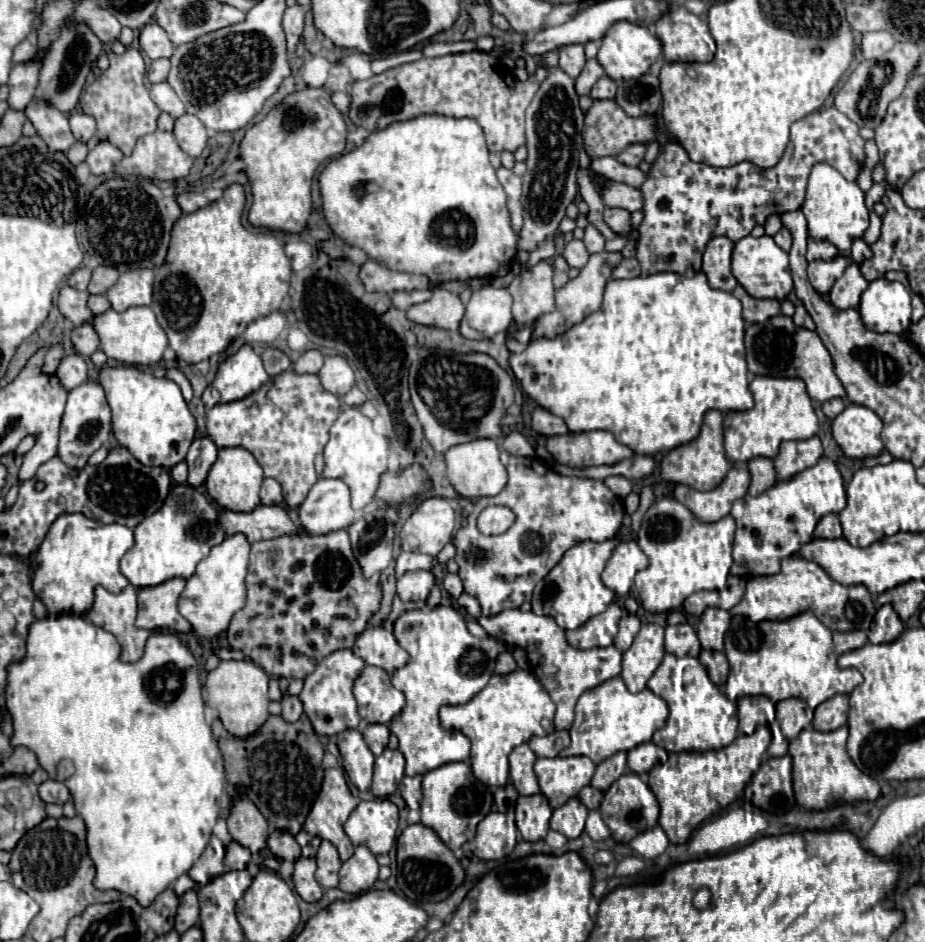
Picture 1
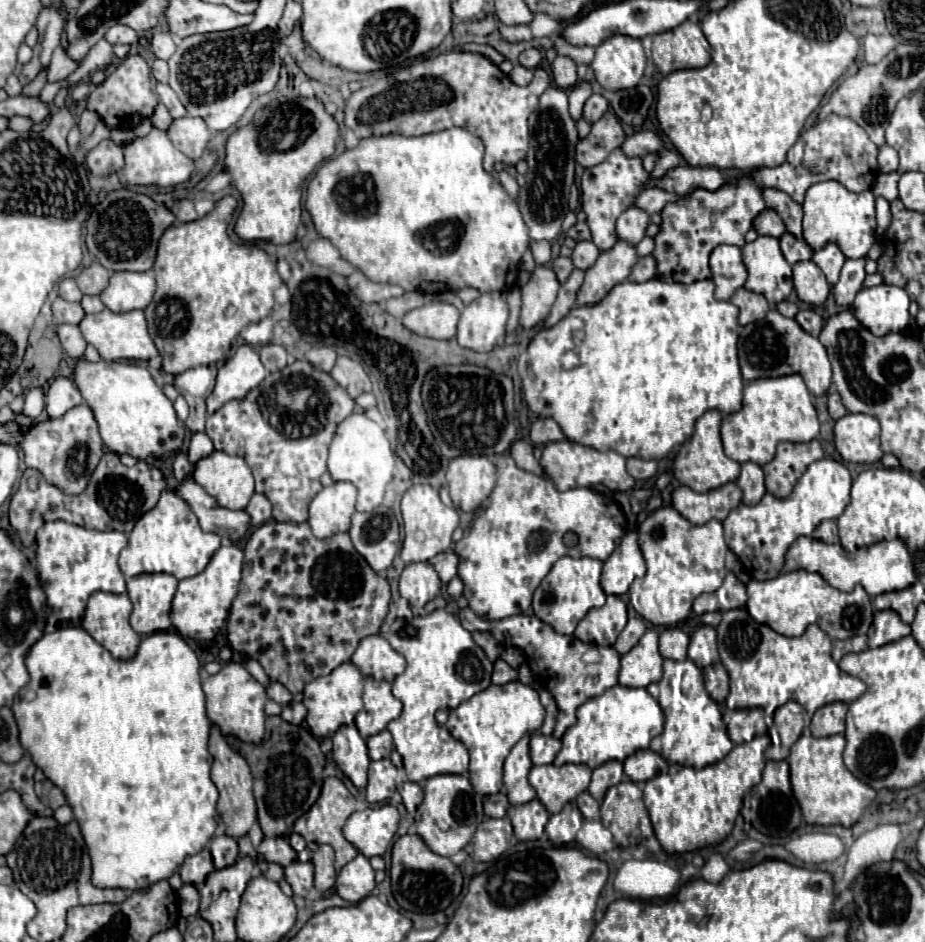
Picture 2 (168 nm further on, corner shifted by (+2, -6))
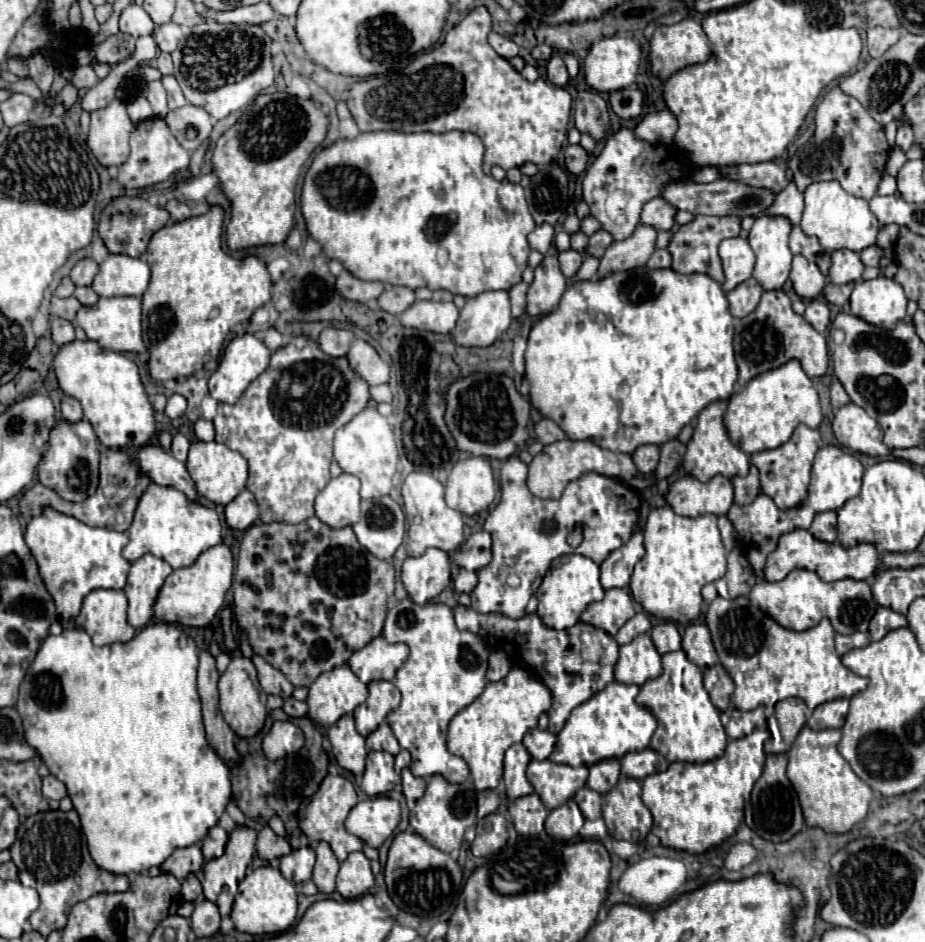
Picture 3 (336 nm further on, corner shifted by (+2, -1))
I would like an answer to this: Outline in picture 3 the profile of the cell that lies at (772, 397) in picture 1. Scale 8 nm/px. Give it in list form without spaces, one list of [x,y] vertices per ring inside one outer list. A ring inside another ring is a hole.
[[[788,361],[778,369],[766,371],[750,379],[740,391],[730,397],[724,415],[724,427],[730,441],[748,455],[780,447],[792,437],[792,431],[800,423],[808,425],[810,429],[818,429],[820,421],[822,411],[818,403],[818,393],[798,361]]]

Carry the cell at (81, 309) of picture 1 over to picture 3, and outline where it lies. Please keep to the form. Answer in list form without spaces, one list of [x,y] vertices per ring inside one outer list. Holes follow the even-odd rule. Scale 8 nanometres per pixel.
[[[52,297],[52,303],[50,303],[50,315],[62,317],[62,319],[68,319],[68,321],[74,321],[80,307],[82,307],[82,305],[80,305],[80,301],[78,301],[76,297],[68,297],[68,299]]]

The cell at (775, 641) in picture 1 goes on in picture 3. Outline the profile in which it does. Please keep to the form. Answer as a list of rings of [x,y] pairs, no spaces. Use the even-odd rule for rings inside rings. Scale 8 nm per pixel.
[[[716,597],[708,605],[706,625],[712,633],[712,641],[714,641],[718,657],[720,657],[720,663],[724,665],[724,669],[730,673],[730,677],[734,681],[732,703],[740,711],[750,711],[750,709],[756,709],[758,705],[774,707],[778,701],[788,699],[788,697],[804,699],[804,703],[810,709],[814,709],[832,699],[840,699],[840,697],[850,699],[852,695],[864,691],[868,685],[868,681],[864,677],[852,673],[850,669],[846,669],[842,665],[840,657],[834,651],[834,629],[828,619],[822,619],[816,627],[798,633],[798,631],[784,629],[772,617],[762,615],[762,611],[756,609],[746,597],[738,597],[732,601]]]

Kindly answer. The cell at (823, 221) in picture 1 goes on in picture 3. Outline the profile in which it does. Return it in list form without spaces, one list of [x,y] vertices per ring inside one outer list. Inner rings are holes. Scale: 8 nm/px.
[[[818,181],[804,191],[804,213],[800,227],[806,235],[818,237],[820,245],[828,251],[842,247],[862,251],[876,243],[876,235],[880,231],[880,223],[870,211],[868,201],[846,193],[838,181]]]

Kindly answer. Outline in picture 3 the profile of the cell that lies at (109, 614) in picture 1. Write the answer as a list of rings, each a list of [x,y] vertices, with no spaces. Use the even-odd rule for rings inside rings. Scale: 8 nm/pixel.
[[[94,589],[84,597],[76,623],[90,633],[94,645],[126,643],[136,635],[136,629],[126,621],[126,609],[124,591]]]

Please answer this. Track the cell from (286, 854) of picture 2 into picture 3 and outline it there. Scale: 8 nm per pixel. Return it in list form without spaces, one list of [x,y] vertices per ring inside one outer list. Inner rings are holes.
[[[264,827],[256,839],[256,851],[260,859],[272,861],[272,859],[280,859],[288,855],[292,849],[284,837],[278,837],[270,827]]]

